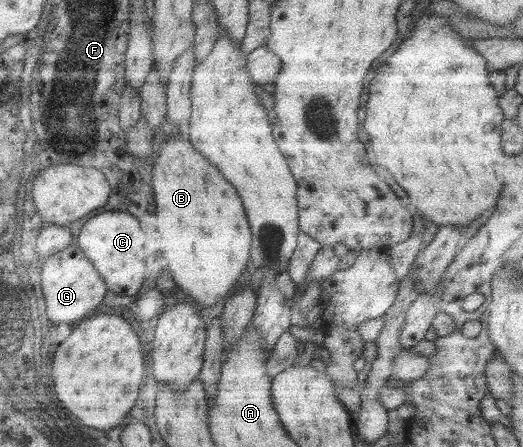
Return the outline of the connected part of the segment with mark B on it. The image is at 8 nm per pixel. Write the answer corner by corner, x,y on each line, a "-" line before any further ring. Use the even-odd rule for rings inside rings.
165,136
164,143
159,145
157,154
153,158
153,169
151,169
151,187
155,195
155,217
159,219
159,227
163,233
171,233
179,245
165,245
165,259
167,259
167,271
171,273
171,279
175,285
193,299
197,313
201,314
203,309
219,301
221,297
229,295
233,291
237,279
245,267
250,263
249,243
251,233
243,215
243,207
235,189
219,175
219,171
209,165
188,141
181,136

